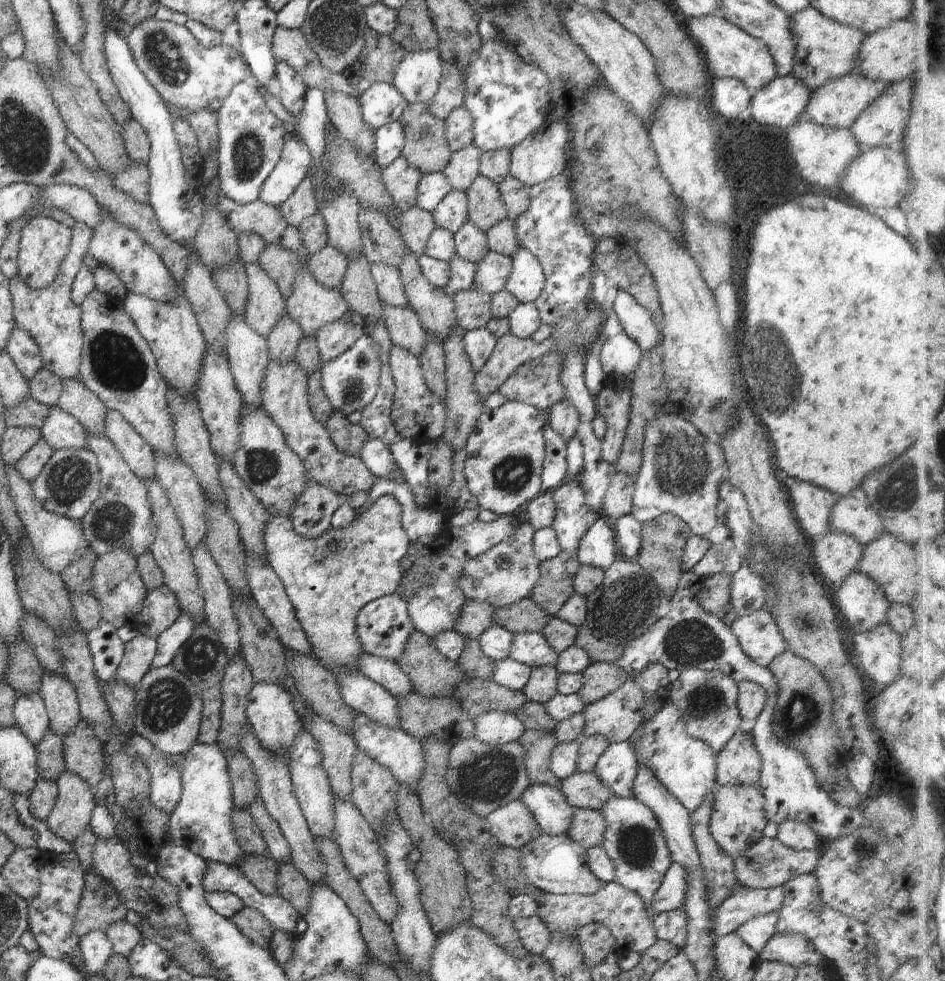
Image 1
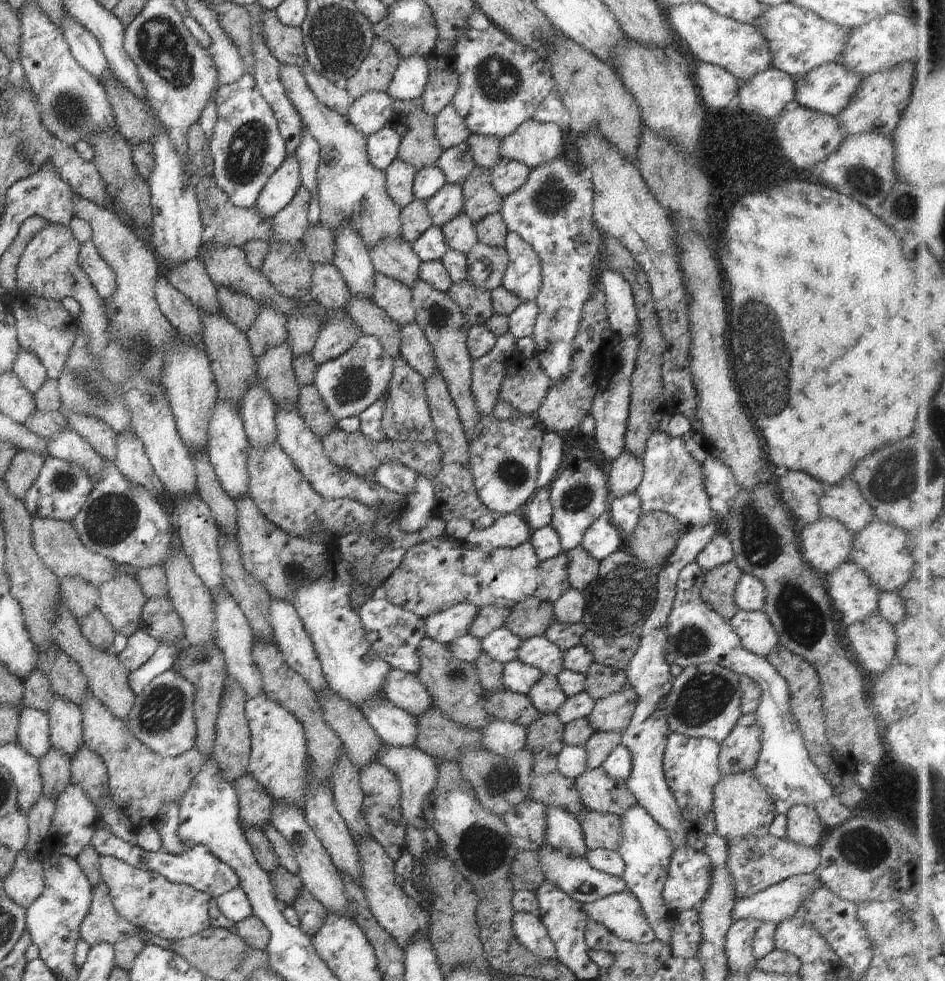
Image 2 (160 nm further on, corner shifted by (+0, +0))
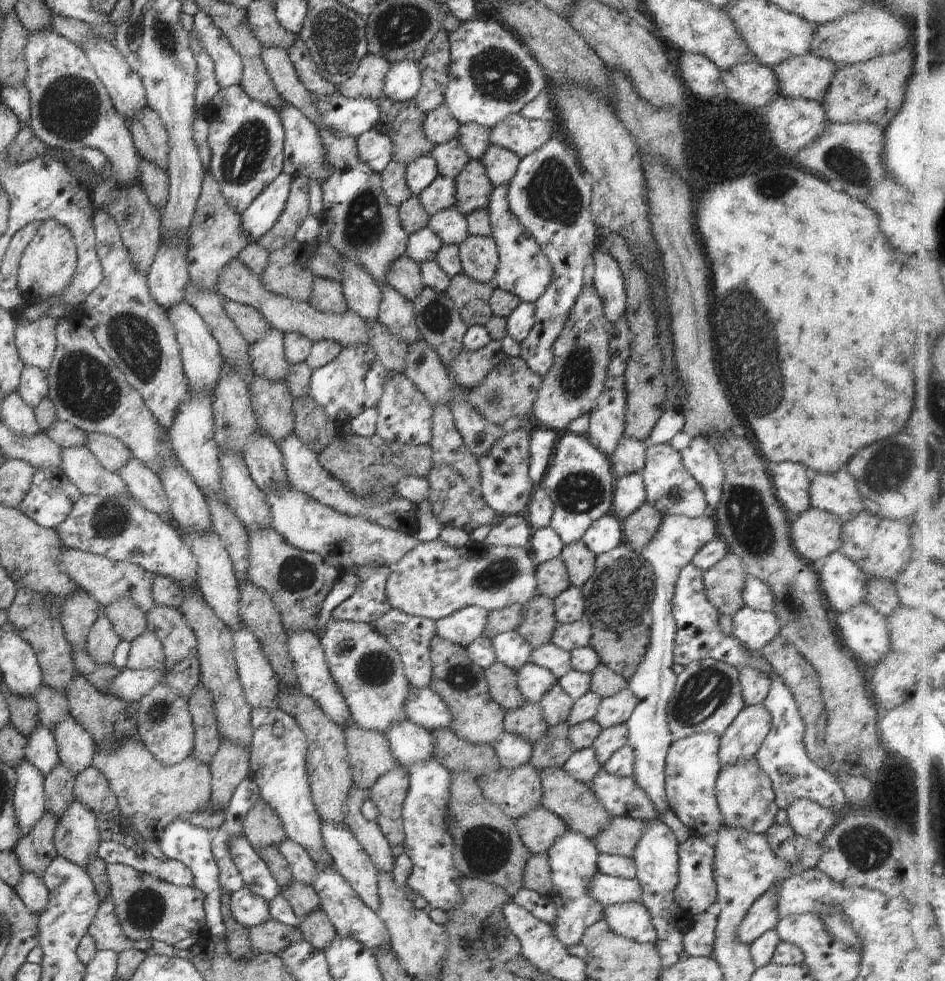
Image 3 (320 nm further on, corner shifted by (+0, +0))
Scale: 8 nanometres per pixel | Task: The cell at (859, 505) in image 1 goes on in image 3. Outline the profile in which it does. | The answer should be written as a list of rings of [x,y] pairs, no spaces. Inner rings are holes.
[[[842,468],[835,473],[813,473],[809,488],[811,506],[847,521],[865,509],[852,475]]]

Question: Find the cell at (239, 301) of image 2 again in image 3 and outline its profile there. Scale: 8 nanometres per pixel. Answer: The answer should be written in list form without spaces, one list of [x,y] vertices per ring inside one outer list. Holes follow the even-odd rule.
[[[222,297],[222,307],[236,329],[249,344],[254,344],[271,328],[262,314],[252,306]]]

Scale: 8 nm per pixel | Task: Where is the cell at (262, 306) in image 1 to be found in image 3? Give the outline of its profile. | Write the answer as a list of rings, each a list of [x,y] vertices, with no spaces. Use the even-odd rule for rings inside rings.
[[[271,327],[254,344],[248,346],[251,370],[258,377],[270,380],[285,380],[290,364],[286,361],[284,349],[285,333]]]

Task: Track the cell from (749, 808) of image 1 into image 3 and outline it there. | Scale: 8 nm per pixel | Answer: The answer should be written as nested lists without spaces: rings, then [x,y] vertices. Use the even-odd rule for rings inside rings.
[[[748,758],[740,764],[721,768],[715,784],[715,793],[724,826],[734,826],[746,832],[766,834],[775,823],[776,814],[779,811],[774,802],[775,794],[770,779],[758,768],[755,758]]]

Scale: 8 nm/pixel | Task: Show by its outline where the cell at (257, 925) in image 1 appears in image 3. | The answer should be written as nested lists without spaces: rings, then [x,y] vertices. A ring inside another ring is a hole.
[[[275,919],[259,926],[248,928],[248,938],[258,953],[280,954],[288,944],[296,944],[303,940],[299,928],[286,926]]]

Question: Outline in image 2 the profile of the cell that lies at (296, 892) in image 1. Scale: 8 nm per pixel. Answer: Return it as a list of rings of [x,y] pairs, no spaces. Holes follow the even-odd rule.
[[[305,887],[300,890],[292,908],[296,911],[300,921],[299,930],[302,930],[308,937],[314,936],[318,932],[318,928],[324,924],[327,911]]]

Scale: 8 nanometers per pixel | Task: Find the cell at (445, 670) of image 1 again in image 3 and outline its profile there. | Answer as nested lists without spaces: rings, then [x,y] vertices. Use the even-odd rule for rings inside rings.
[[[433,636],[430,643],[430,662],[432,662],[432,689],[448,706],[452,716],[449,728],[462,740],[476,744],[492,744],[505,731],[505,710],[490,696],[484,669],[468,658],[464,647]]]

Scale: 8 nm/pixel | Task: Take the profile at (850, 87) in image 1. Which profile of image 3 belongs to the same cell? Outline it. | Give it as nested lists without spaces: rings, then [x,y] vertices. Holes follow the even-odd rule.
[[[810,52],[789,56],[784,62],[768,68],[774,71],[780,94],[820,103],[839,65]]]

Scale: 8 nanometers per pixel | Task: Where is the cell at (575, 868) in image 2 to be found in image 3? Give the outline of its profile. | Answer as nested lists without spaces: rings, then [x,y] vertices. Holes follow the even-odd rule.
[[[598,871],[591,880],[589,893],[604,906],[641,902],[641,886],[636,879],[609,877]]]

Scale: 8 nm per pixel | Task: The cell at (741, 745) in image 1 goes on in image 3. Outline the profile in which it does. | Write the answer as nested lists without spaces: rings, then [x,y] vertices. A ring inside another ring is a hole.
[[[762,703],[745,706],[719,738],[718,760],[721,768],[755,758],[770,732],[771,718]]]

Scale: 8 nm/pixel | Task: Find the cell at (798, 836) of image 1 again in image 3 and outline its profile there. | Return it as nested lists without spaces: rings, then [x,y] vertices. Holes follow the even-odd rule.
[[[801,798],[787,808],[789,825],[798,836],[820,844],[834,826],[835,814],[816,801]]]

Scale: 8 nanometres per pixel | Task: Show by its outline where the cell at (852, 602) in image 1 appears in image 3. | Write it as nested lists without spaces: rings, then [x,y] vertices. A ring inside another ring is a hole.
[[[839,550],[809,564],[818,573],[821,592],[826,594],[828,602],[838,613],[866,603],[868,575]]]

